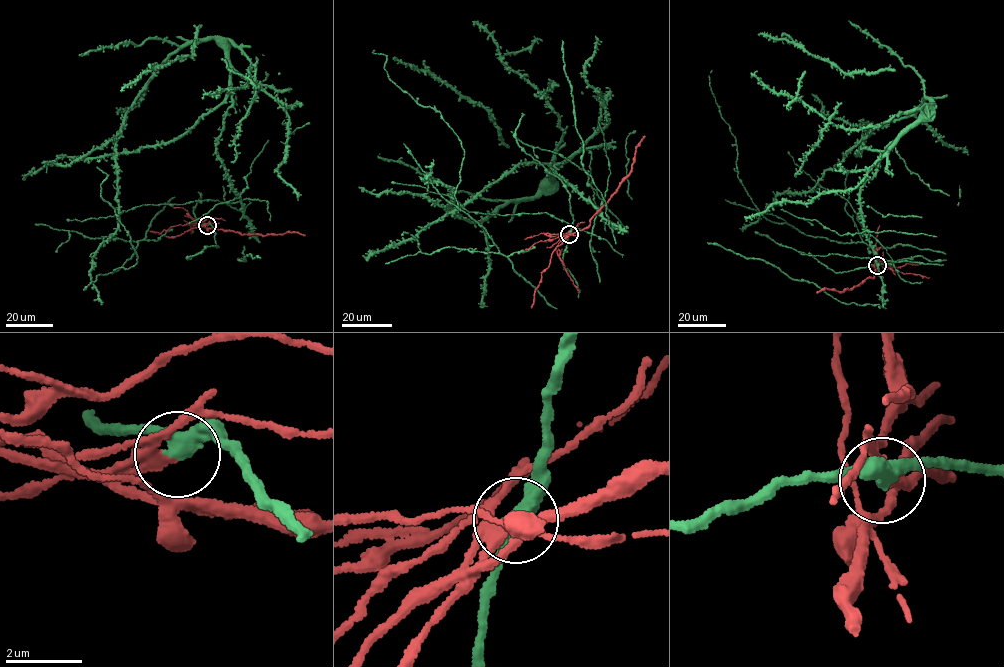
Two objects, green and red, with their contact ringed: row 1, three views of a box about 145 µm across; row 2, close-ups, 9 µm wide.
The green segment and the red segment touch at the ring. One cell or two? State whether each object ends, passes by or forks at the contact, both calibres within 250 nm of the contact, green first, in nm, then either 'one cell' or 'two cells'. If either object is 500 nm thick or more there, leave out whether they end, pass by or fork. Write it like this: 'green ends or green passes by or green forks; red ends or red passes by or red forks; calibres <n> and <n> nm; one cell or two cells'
green passes by; red forks; calibres 360 and 200 nm; two cells

